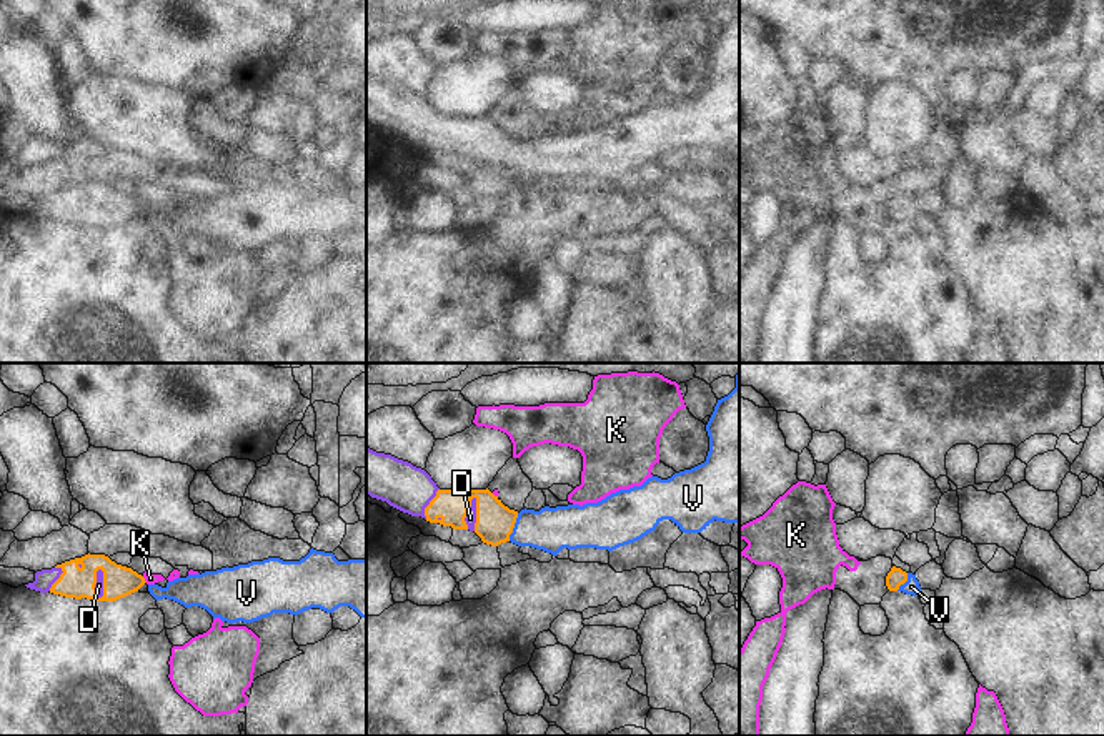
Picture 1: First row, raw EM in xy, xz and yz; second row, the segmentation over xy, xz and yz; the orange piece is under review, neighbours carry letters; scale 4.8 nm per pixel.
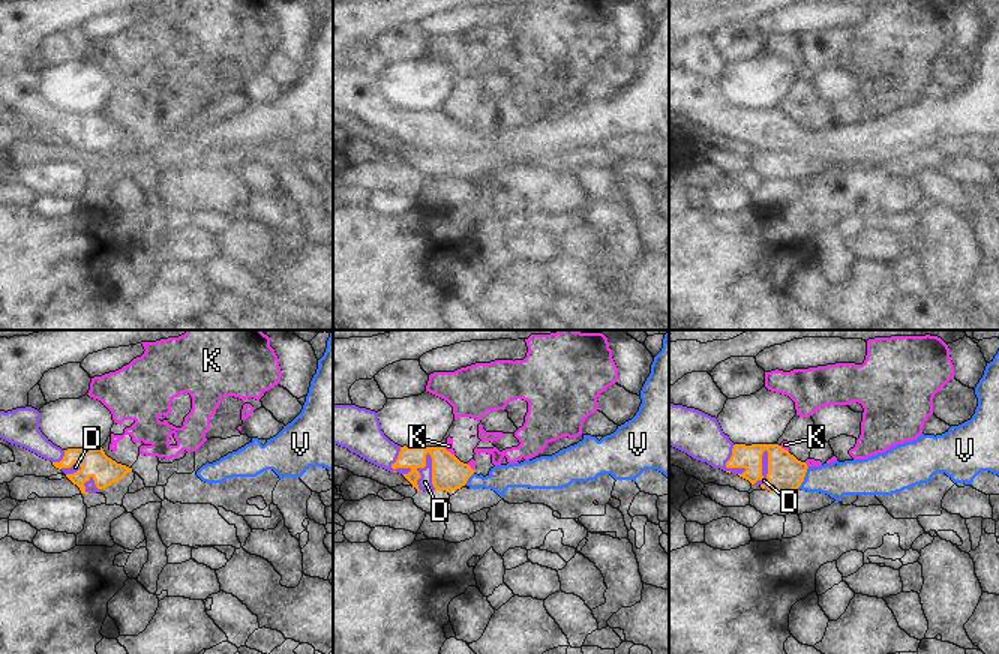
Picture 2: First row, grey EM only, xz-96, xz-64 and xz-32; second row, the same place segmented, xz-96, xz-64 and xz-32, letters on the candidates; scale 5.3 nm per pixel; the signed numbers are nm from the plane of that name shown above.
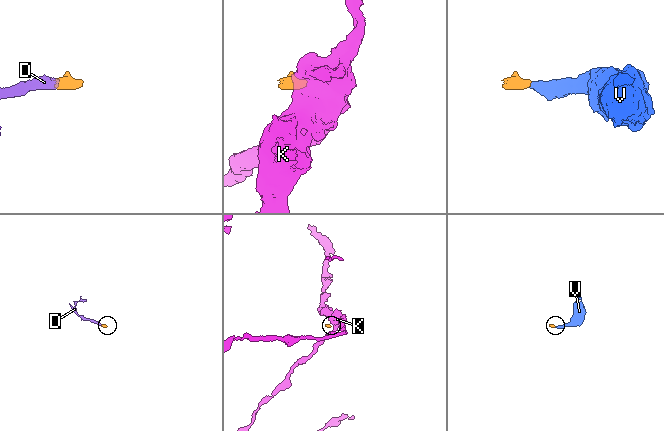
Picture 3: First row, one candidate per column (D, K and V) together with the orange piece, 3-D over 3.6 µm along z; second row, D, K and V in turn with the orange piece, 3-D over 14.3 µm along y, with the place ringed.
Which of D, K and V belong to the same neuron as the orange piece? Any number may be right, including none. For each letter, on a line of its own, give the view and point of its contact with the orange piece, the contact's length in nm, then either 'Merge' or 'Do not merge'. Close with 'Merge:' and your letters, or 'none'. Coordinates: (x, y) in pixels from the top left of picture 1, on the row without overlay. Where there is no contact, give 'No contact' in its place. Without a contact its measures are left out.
D: Touches orange at xz (477, 140). Shared border 170 nm. Merge
K: Touches orange at xy (144, 207). Shared border 40 nm. Do not merge
V: Touches orange at xz (513, 154). Shared border 140 nm. Merge
Merge: D, V

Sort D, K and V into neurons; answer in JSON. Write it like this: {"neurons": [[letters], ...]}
{"neurons": [["D", "V"], ["K"]]}

